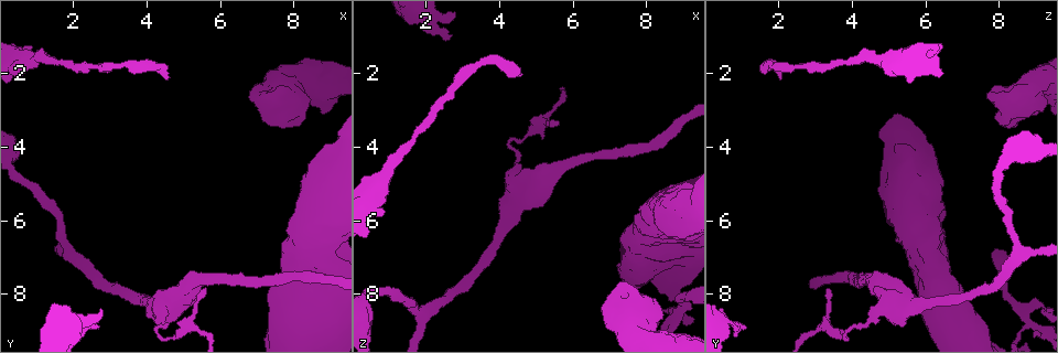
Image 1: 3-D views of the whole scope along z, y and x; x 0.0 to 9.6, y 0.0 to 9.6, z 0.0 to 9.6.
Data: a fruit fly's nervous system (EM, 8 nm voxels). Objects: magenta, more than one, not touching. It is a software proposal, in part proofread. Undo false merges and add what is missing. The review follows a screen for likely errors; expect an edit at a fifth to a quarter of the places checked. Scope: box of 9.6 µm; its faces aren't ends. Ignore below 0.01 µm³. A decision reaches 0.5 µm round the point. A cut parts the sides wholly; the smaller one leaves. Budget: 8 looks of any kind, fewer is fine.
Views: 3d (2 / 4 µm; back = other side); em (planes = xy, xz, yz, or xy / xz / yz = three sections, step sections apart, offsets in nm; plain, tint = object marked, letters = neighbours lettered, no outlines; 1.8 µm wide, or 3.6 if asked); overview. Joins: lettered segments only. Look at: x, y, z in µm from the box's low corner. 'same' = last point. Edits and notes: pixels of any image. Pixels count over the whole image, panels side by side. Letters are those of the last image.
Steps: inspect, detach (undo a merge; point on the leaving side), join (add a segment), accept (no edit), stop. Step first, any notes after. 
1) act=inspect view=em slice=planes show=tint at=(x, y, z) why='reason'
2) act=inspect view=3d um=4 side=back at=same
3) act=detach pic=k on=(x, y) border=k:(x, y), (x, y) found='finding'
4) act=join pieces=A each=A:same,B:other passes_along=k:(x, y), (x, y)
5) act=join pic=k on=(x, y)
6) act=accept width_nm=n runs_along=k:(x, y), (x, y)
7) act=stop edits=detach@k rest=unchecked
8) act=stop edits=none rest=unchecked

act=inspect view=3d um=4 at=(0.85, 1.35, 5.75) why='an open end'

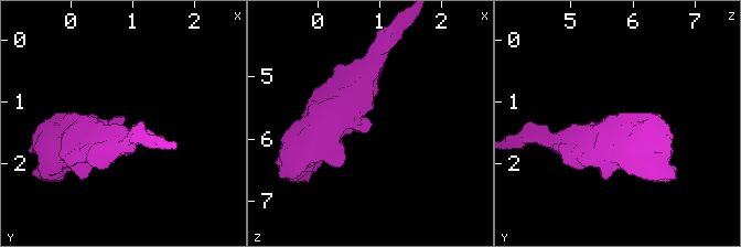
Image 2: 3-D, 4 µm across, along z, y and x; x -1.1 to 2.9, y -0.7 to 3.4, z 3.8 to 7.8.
act=inspect view=em um=3.6 slice=planes show=plain at=(0.85, 1.25, 5.65) why='need the tissue'

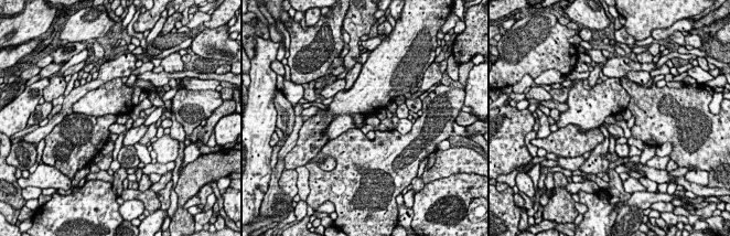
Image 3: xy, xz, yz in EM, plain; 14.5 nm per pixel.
act=inspect view=em um=3.6 slice=planes show=letters at=same why='what lies round it'

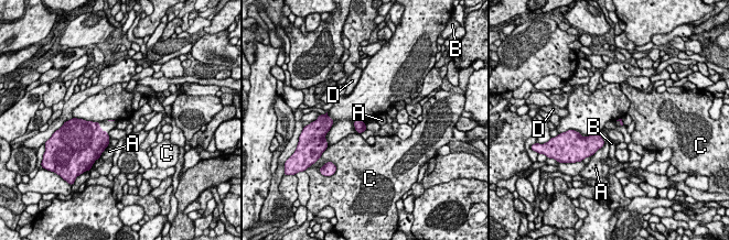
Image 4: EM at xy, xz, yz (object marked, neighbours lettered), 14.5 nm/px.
act=accept each=A:other,B:other,C:other,D:other border=4:(365, 124), (367, 129) found='no lettered segment goes on from it'

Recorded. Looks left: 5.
act=inspect view=3d um=4 at=(2.00, 9.00, 0.85) why='stops while still wide'

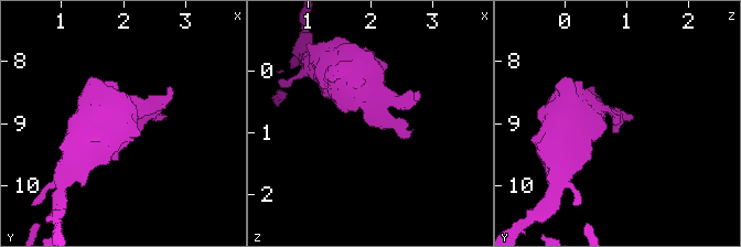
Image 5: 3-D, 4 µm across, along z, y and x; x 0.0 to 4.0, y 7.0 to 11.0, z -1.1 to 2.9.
act=inspect view=em slice=planes show=letters at=(2.05, 9.00, 0.90) why='need the tissue'

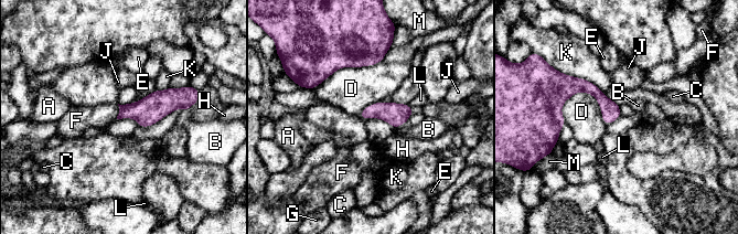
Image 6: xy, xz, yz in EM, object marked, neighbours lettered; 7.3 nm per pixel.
act=accept each=A:other,B:other,C:other,D:other,E:other,F:other,G:other,H:other,J:other,K:other,L:other,M:other runs_along=6:(617, 108), (571, 87), (552, 125) found='no lettered segment goes on from it'

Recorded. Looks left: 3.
act=inspect view=3d um=4 at=(4.45, 8.55, 4.60) why='calibre changes'

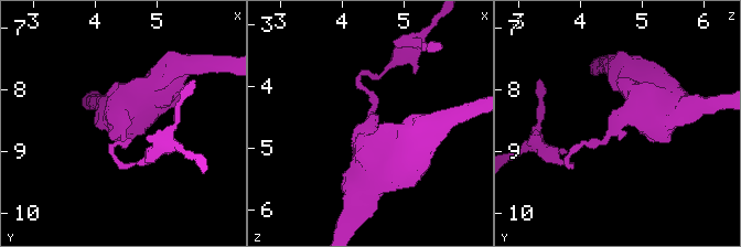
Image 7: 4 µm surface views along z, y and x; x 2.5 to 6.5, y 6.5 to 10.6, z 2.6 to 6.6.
act=inspect view=em slice=planes show=letters at=(4.40, 8.55, 4.60) why='need the tissue'

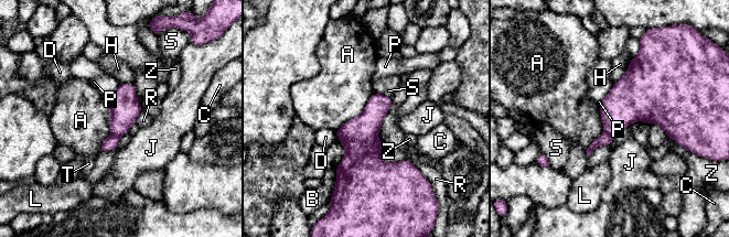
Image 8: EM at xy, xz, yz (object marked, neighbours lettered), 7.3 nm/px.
act=detach pic=8 on=(604, 139) width_nm=220 each=A:other,B:other,C:other,D:other,H:other,J:other,L:other,P:other,R:other,S:other,T:other,Z:other border=8:(606, 132), (612, 137) found='two cells meet here'

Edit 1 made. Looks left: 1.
act=stop edits=detach@8 rest=unchecked

